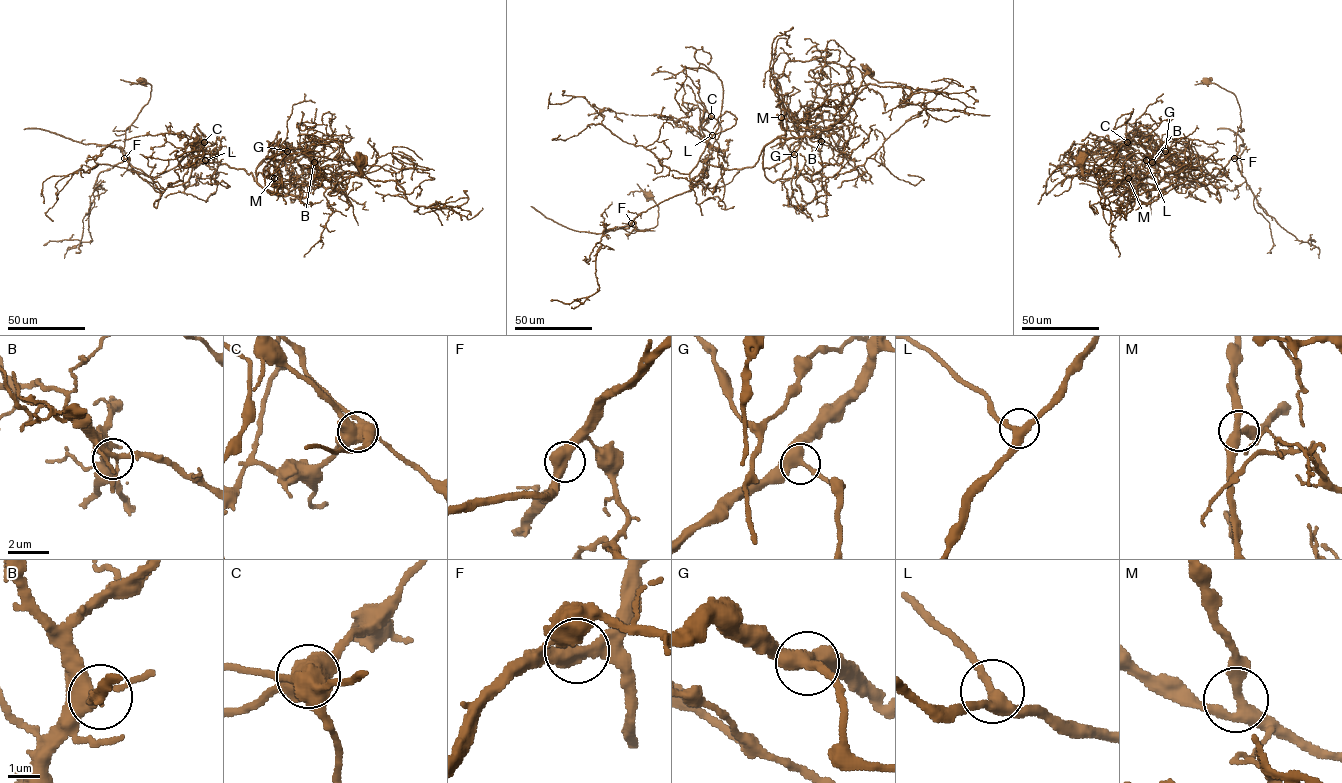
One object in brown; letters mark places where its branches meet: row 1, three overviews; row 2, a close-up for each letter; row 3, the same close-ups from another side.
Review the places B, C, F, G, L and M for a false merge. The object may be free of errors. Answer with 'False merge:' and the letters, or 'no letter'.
False merge: C

